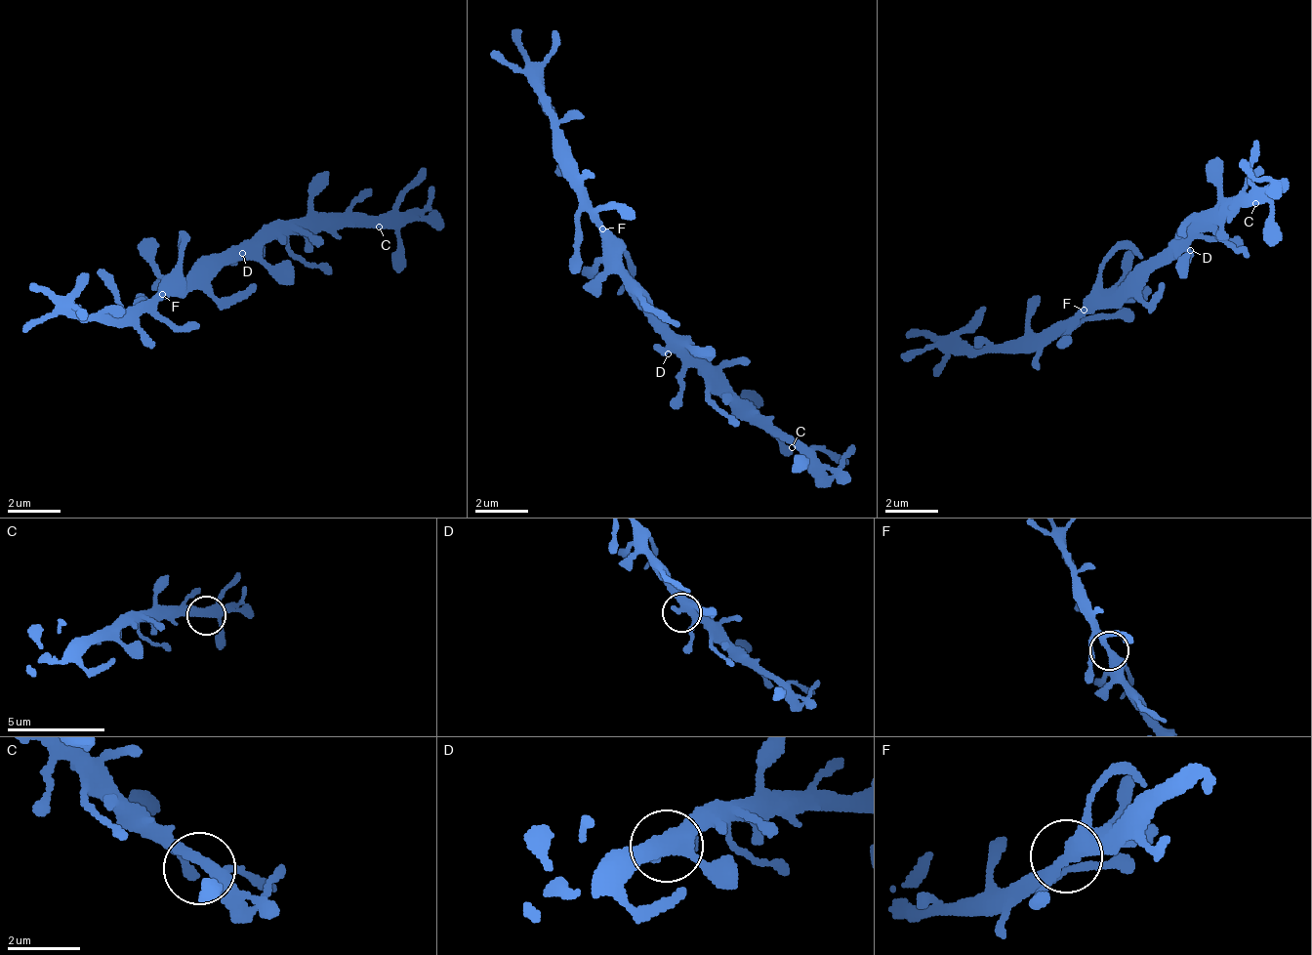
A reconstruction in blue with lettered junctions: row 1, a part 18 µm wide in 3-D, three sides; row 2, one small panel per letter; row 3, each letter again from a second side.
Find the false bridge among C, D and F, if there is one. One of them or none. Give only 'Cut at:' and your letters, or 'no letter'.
Cut at: no letter

